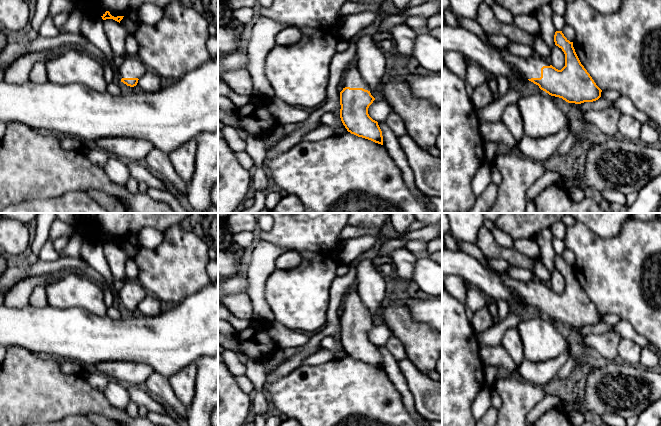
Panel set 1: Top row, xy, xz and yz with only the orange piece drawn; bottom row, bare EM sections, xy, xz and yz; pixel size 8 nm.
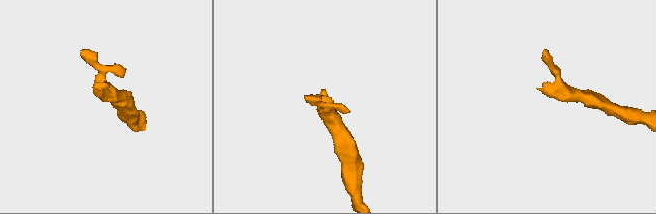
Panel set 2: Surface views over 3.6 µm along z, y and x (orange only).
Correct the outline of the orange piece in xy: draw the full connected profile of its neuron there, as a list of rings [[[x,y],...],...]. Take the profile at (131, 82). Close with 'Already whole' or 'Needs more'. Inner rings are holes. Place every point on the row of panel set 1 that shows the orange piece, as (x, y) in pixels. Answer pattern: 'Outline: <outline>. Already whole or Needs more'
Outline: [[[127,55],[125,60],[117,68],[121,82],[130,87],[136,86],[138,80],[148,71],[145,64],[137,55]]]. Needs more

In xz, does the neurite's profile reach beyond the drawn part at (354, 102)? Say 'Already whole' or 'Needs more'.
Needs more

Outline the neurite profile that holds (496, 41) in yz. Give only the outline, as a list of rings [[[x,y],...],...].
[[[488,35],[487,40],[493,48],[502,48],[512,42],[503,35]]]

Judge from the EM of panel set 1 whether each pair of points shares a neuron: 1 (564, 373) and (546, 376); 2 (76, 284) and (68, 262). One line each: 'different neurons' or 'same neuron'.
1: different neurons
2: different neurons

